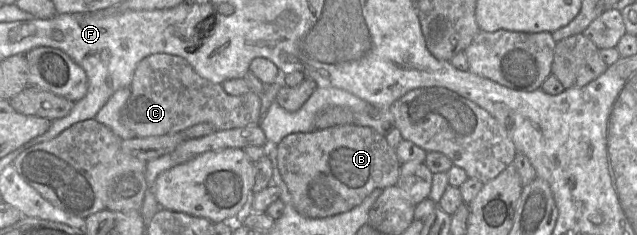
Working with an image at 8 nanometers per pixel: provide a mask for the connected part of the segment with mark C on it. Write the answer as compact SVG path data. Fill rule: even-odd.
M155 53L144 58L136 67L130 90L130 97L121 110L121 122L139 138L183 134L186 129L199 123L210 123L216 131L231 130L259 125L262 119L260 95L253 91L239 96L229 95L222 84L212 83L198 75L184 58L167 53Z

